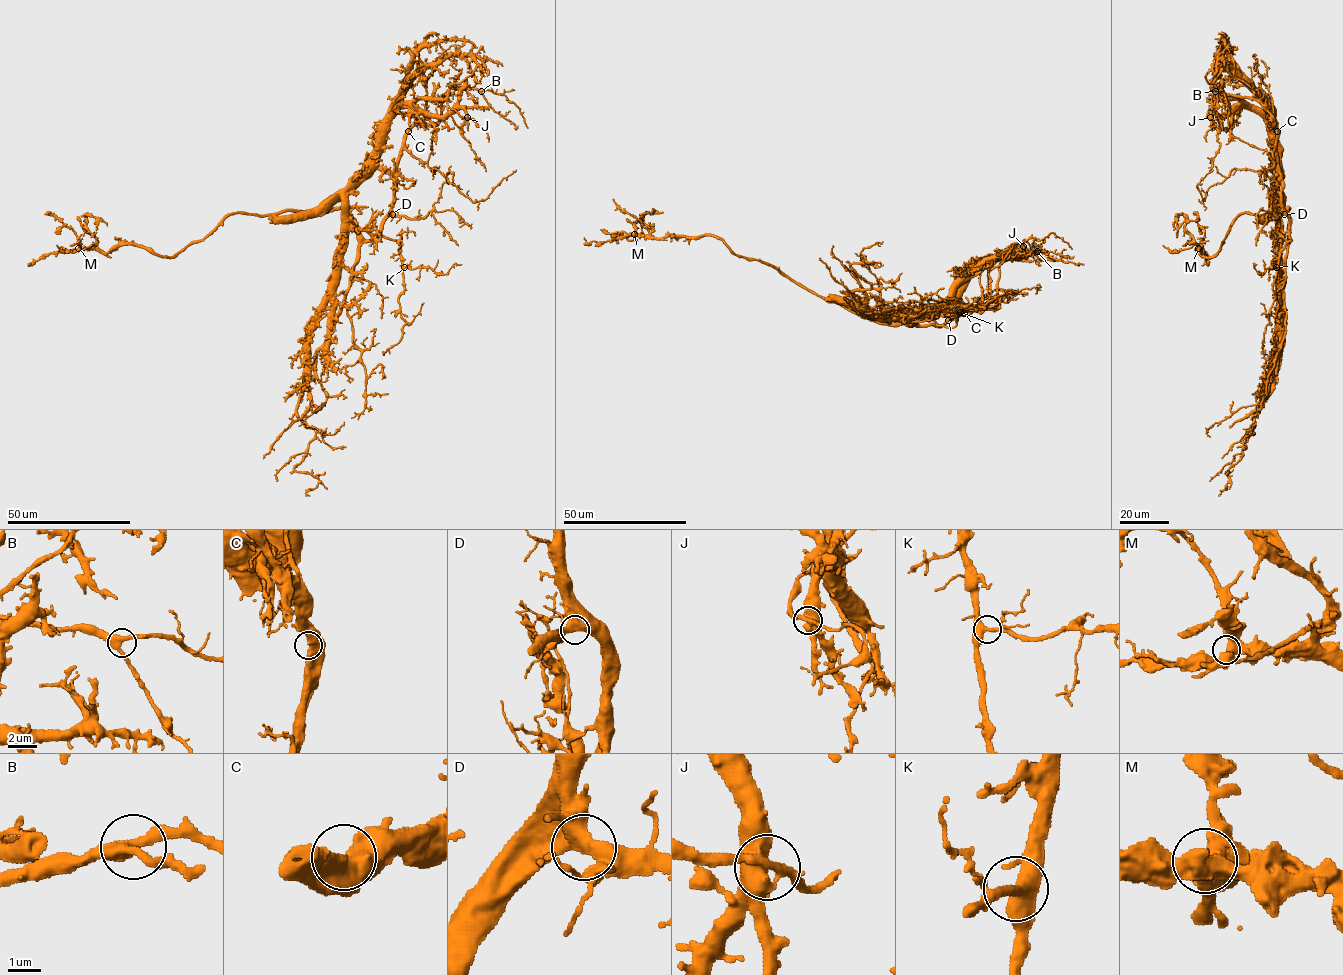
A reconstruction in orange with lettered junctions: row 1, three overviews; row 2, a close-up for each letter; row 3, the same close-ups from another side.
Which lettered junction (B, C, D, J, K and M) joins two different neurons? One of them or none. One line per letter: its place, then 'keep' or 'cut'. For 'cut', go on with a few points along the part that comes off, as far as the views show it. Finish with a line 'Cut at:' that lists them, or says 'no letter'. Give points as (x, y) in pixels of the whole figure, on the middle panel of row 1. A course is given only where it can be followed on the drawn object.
B: place (1037, 251); keep
C: place (964, 313); keep
D: place (948, 320); keep
J: place (1023, 246); cut; course (1023, 246), (1003, 251), (995, 309), (908, 326), (869, 320), (826, 301), (706, 235), (590, 243), (584, 237)
K: place (960, 312); keep
M: place (634, 234); keep
Cut at: J

